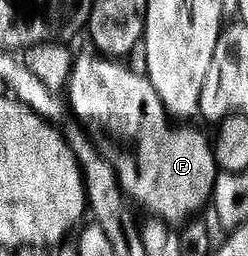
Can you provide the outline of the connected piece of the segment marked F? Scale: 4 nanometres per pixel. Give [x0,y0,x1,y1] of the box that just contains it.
[67,54,219,226]

